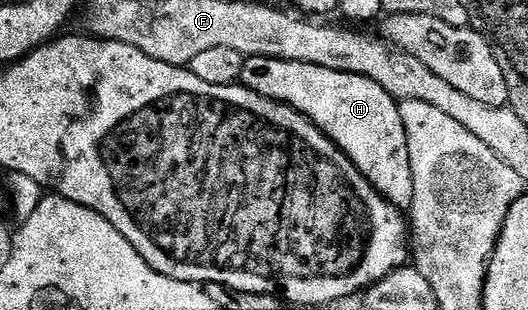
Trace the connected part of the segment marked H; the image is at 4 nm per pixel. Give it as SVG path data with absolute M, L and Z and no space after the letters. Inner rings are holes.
M249 56L245 59L240 75L243 87L259 96L276 100L302 114L317 130L331 140L354 162L354 166L374 186L374 190L386 202L401 210L411 209L414 202L414 174L410 174L410 146L406 142L406 126L402 126L400 105L378 82L362 78L358 74L346 74L338 70L326 70L326 66L314 66L306 62L294 62L282 58Z

